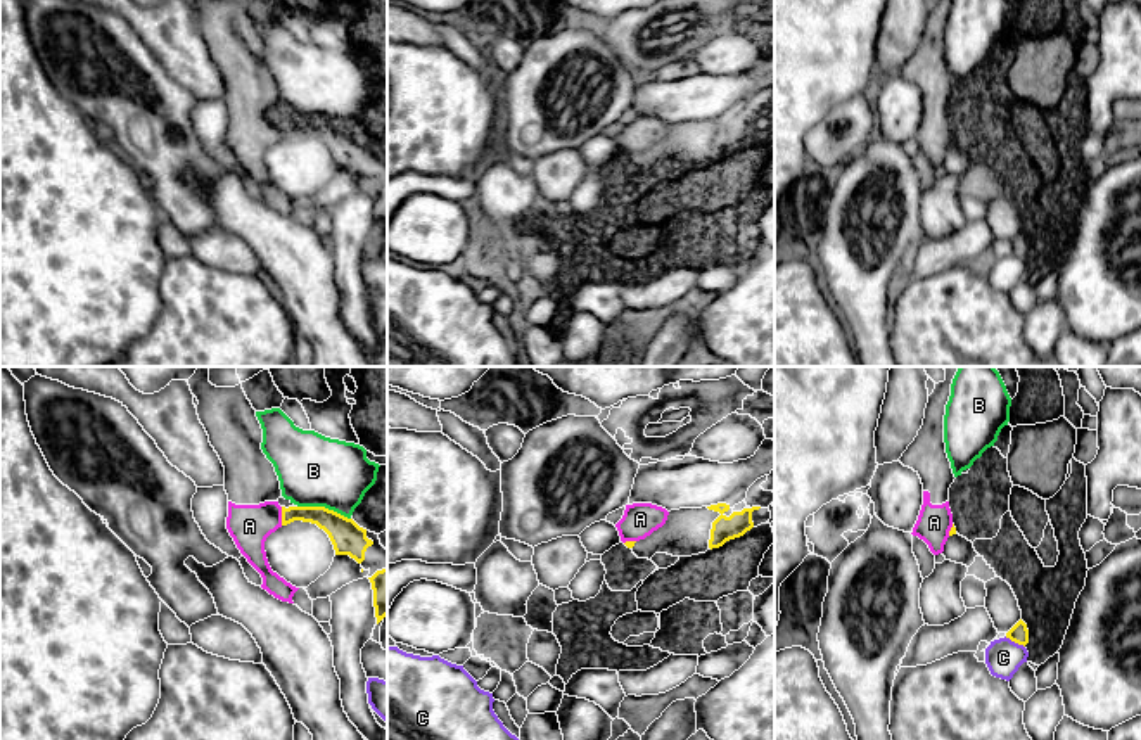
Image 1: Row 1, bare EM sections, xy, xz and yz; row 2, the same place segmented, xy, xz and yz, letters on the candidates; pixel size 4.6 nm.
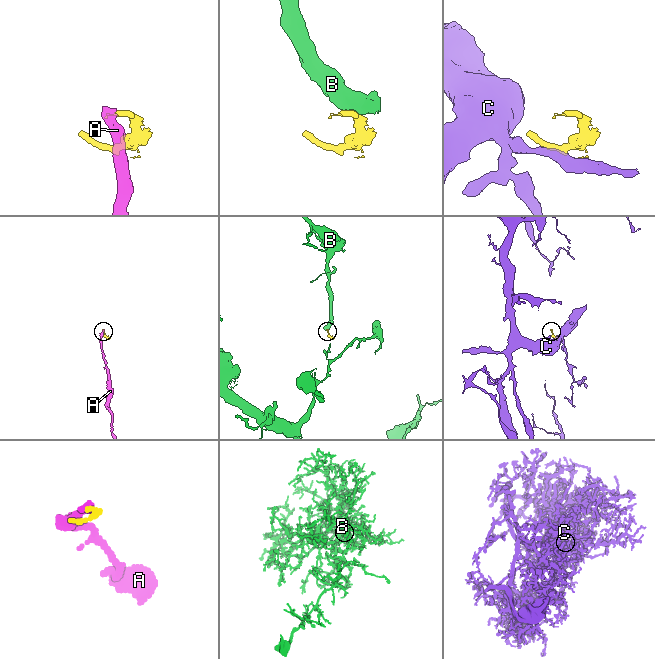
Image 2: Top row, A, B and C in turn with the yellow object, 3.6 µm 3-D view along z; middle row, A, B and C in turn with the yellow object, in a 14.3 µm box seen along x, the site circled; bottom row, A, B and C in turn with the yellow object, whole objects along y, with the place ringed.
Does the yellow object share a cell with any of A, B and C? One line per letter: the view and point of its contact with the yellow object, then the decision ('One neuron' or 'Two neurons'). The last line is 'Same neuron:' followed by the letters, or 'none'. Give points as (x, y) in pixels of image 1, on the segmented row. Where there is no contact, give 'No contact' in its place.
A: Touches yellow at xy (282, 516). One neuron
B: Touches yellow at xy (324, 507). Two neurons
C: Touches yellow at yz (1015, 642). Two neurons
Same neuron: A

